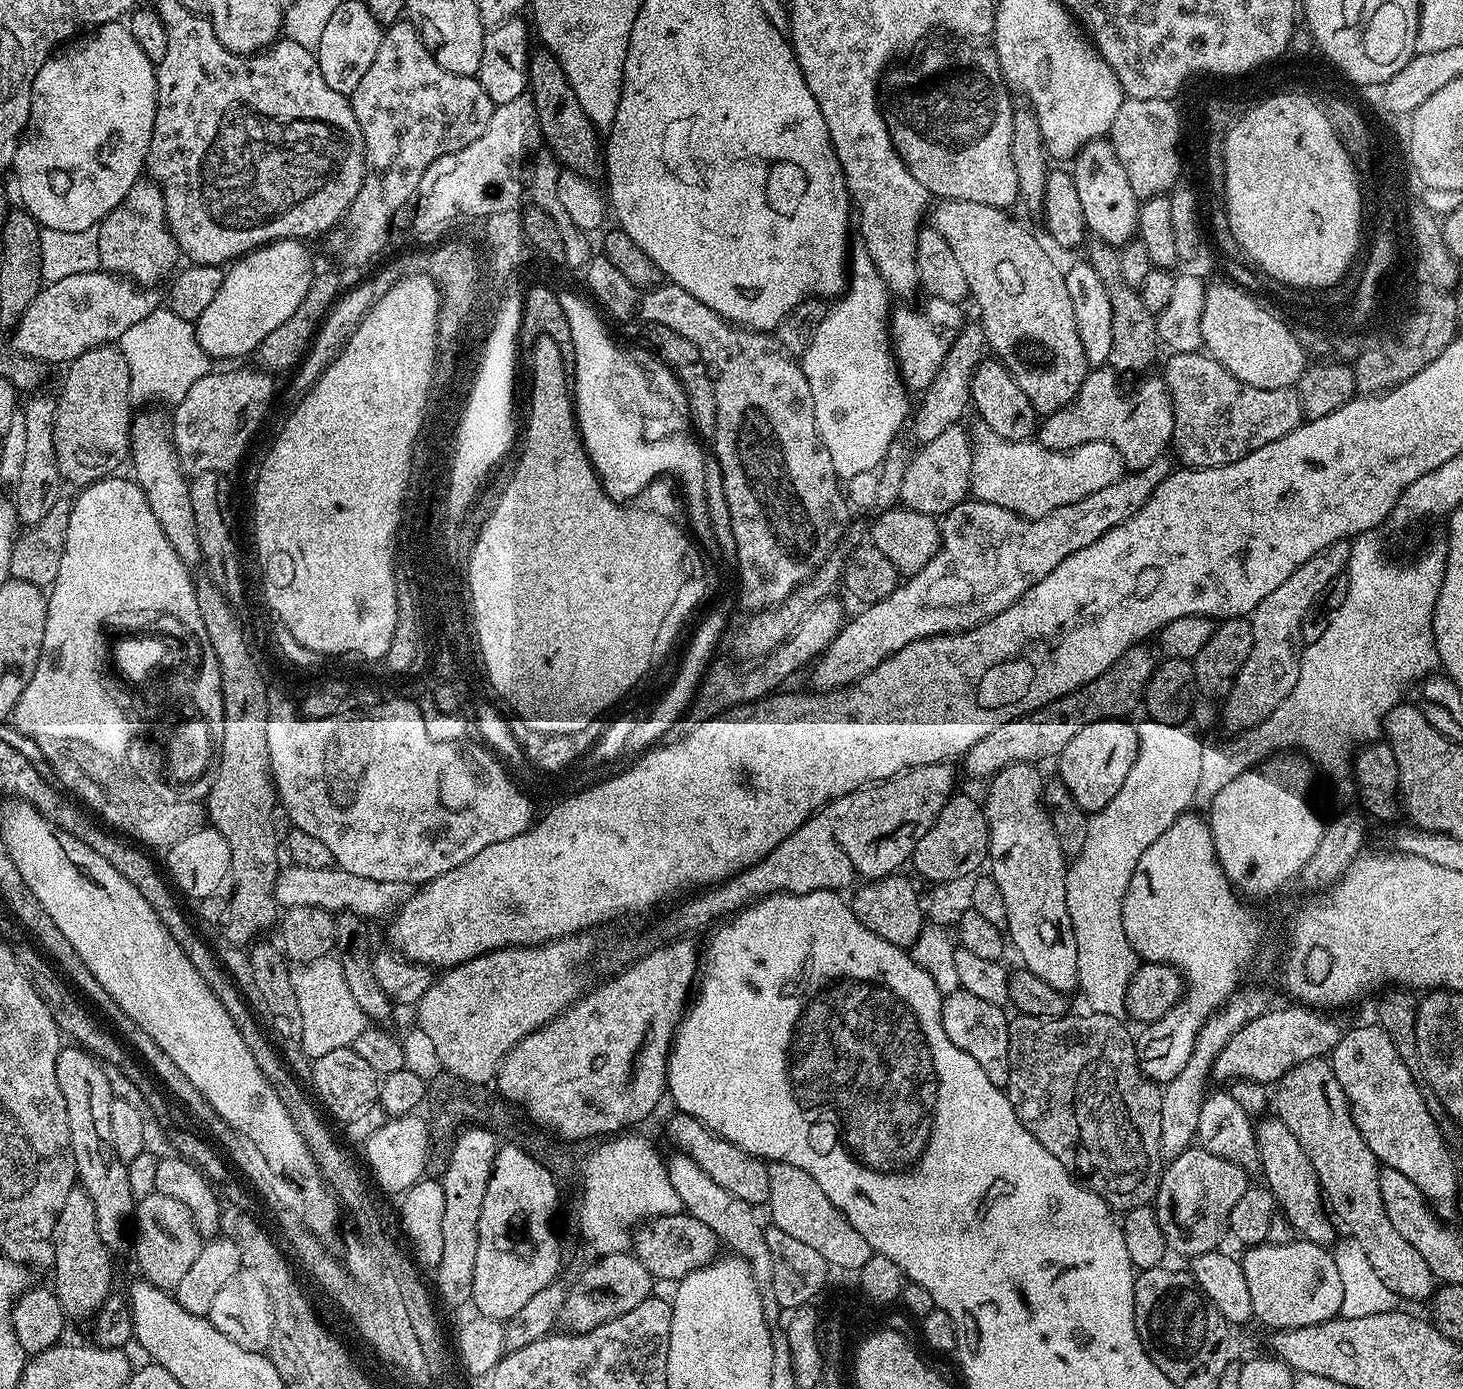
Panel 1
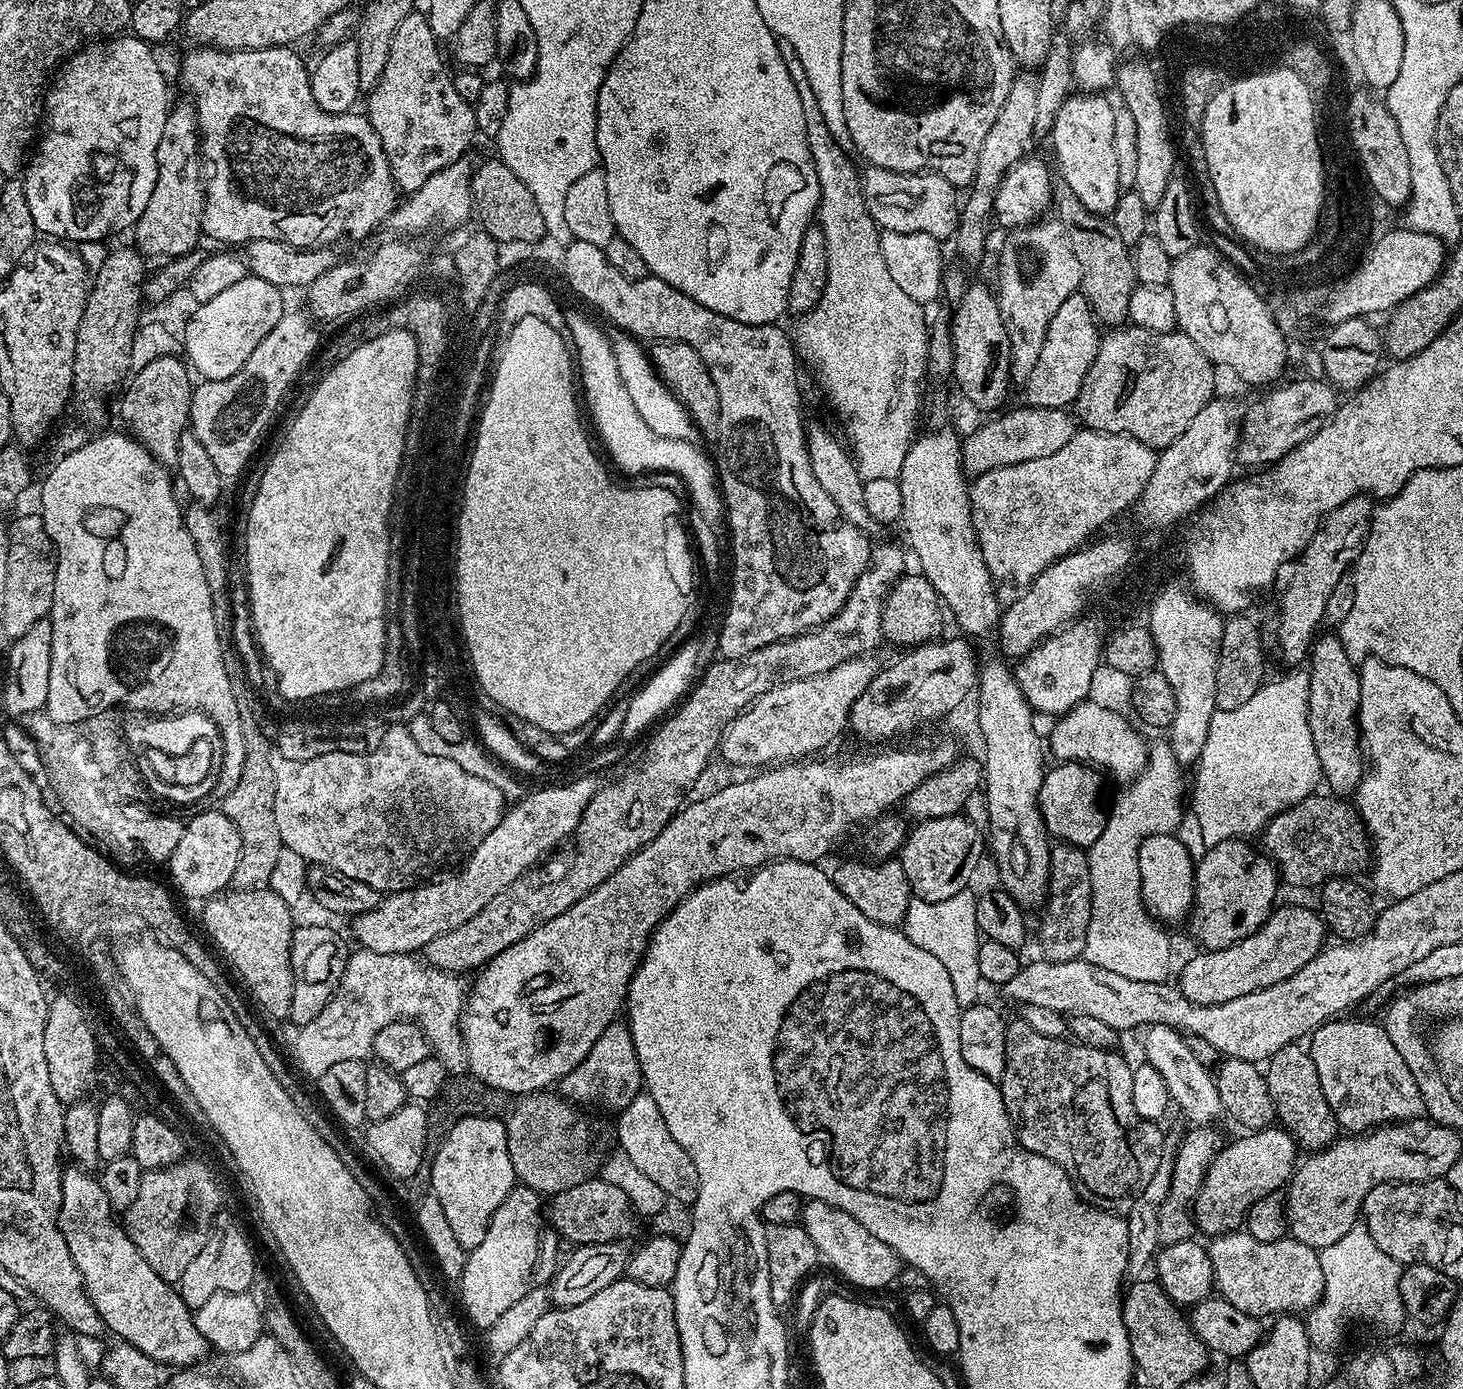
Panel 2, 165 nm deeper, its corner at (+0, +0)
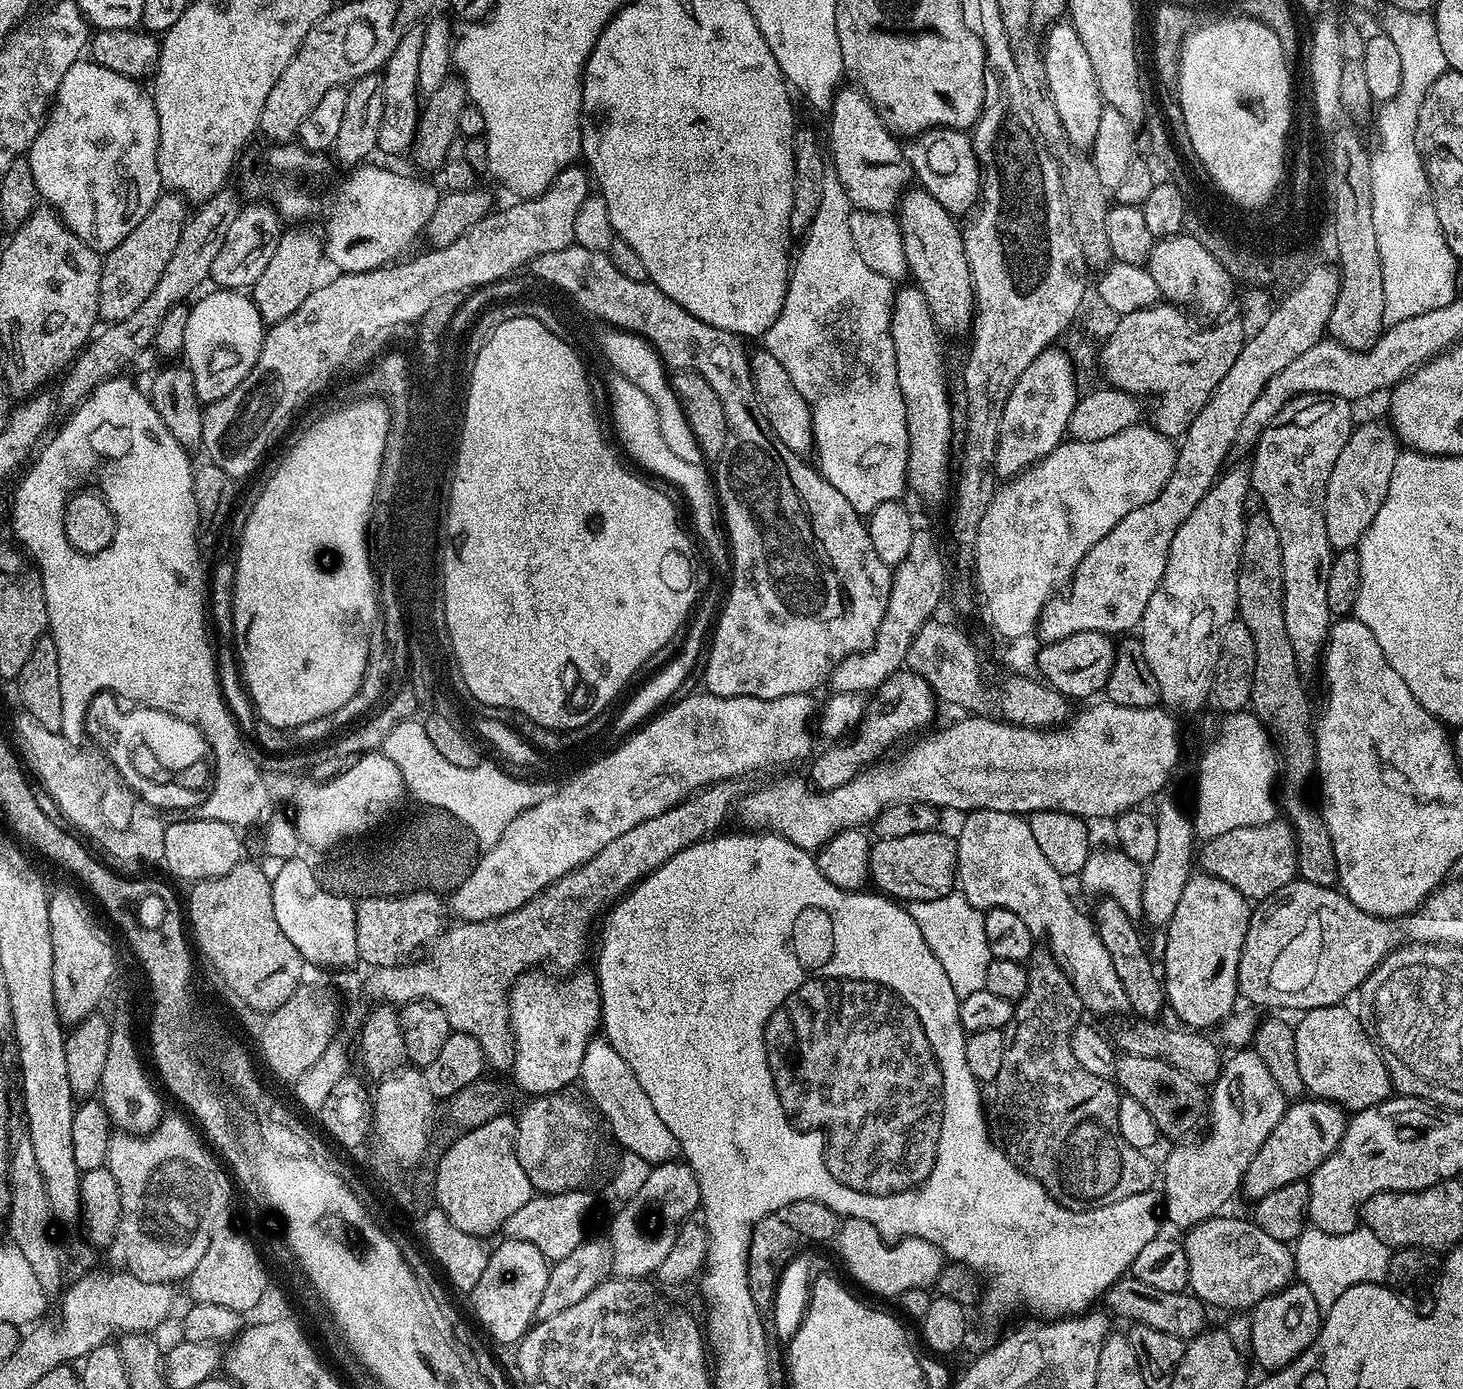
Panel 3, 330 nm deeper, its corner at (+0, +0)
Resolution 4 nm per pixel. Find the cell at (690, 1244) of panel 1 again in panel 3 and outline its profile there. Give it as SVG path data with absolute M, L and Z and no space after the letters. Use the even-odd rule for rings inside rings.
M588 1190L578 1192L553 1192L551 1194L533 1195L526 1206L519 1208L515 1214L506 1218L502 1232L505 1237L530 1242L530 1246L538 1246L549 1262L566 1258L573 1250L584 1243L584 1219L592 1208L593 1193Z

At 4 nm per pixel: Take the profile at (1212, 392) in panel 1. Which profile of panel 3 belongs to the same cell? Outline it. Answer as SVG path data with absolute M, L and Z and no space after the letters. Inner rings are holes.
M1321 392L1293 396L1262 430L1254 445L1256 454L1252 458L1252 464L1250 463L1251 491L1260 495L1260 500L1264 503L1261 504L1263 511L1268 513L1270 522L1274 522L1274 530L1278 530L1278 542L1282 546L1282 610L1286 614L1286 635L1290 638L1290 646L1294 646L1296 665L1304 674L1314 671L1315 668L1317 671L1324 646L1328 643L1328 629L1334 623L1330 605L1326 603L1326 578L1330 578L1334 549L1326 538L1324 503L1330 472L1334 470L1334 462L1338 462L1338 454L1342 454L1342 446L1346 446L1354 427L1352 408L1353 405L1342 397L1327 396Z

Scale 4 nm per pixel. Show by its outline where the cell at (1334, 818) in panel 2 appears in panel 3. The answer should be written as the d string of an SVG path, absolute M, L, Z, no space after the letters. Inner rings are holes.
M1283 818L1274 819L1269 824L1226 830L1226 834L1218 834L1199 845L1198 868L1205 876L1222 878L1222 882L1230 882L1230 886L1234 886L1234 890L1241 892L1249 902L1259 902L1265 900L1270 894L1282 890L1282 886L1286 886L1290 881L1297 879L1296 839L1288 821Z

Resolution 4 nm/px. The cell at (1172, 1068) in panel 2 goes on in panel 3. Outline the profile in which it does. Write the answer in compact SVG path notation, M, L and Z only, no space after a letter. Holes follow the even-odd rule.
M978 810L977 812L969 812L963 817L964 820L960 824L960 836L955 837L956 842L956 875L958 877L958 891L964 895L967 902L970 902L971 906L974 906L981 910L987 910L990 908L1005 908L1006 910L1012 910L1014 914L1018 914L1018 918L1022 918L1022 922L1026 922L1026 926L1030 926L1034 930L1040 930L1044 928L1044 932L1048 935L1048 943L1046 948L1049 950L1053 958L1060 964L1064 972L1068 976L1070 982L1074 986L1074 990L1077 991L1079 998L1084 1003L1085 1009L1090 1013L1093 1012L1096 1016L1112 1016L1115 1012L1129 1011L1127 1002L1126 991L1122 986L1122 981L1118 978L1118 973L1114 970L1114 966L1111 964L1110 951L1106 946L1102 944L1102 938L1096 932L1096 925L1093 921L1083 916L1082 913L1076 909L1074 901L1068 897L1068 888L1066 885L1065 877L1058 874L1058 870L1054 870L1054 866L1050 866L1050 862L1046 862L1046 854L1042 854L1042 850L1038 847L1038 842L1034 842L1034 834L1030 834L1030 826L1027 819L1023 815L1014 812L1003 812L1002 810Z

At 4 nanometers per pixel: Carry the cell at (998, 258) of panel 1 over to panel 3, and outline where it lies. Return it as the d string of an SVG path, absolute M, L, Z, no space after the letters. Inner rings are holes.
M844 86L836 93L832 106L827 113L828 140L826 136L826 152L830 157L831 171L835 172L838 182L846 190L850 202L856 208L871 212L892 212L900 203L900 197L913 183L912 168L904 156L901 141L882 122L882 118L874 110L871 102L865 98L863 92L855 86Z

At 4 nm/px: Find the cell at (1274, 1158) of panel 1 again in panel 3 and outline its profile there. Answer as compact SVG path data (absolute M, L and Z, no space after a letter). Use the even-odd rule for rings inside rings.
M1132 1018L1129 1024L1120 1024L1116 1028L1114 1044L1123 1054L1138 1054L1138 1058L1158 1058L1186 1074L1186 1078L1194 1078L1194 1082L1211 1086L1220 1077L1222 1055L1216 1049L1215 1039L1207 1040L1207 1035L1196 1030L1185 1030L1183 1027L1167 1028L1161 1022Z

